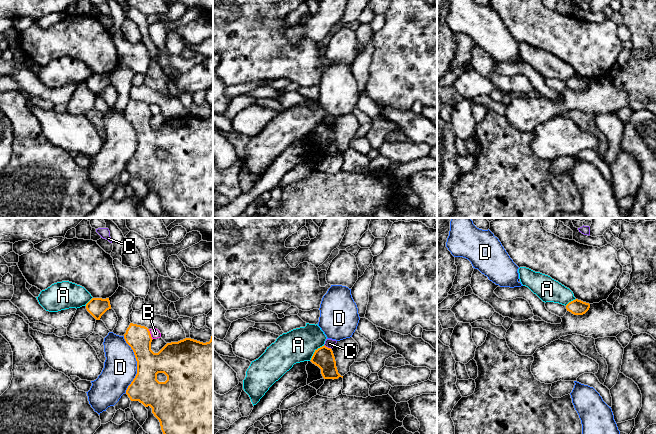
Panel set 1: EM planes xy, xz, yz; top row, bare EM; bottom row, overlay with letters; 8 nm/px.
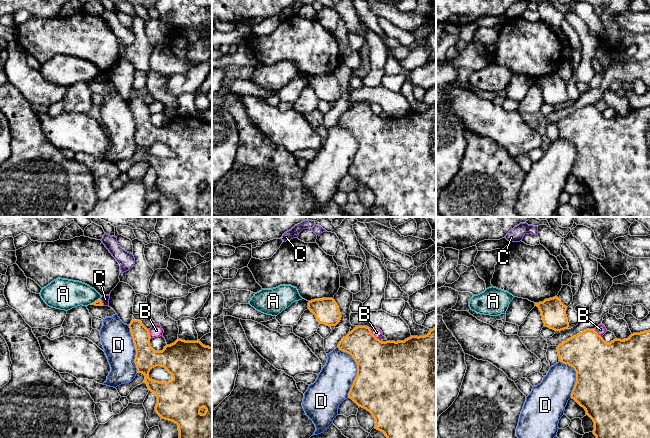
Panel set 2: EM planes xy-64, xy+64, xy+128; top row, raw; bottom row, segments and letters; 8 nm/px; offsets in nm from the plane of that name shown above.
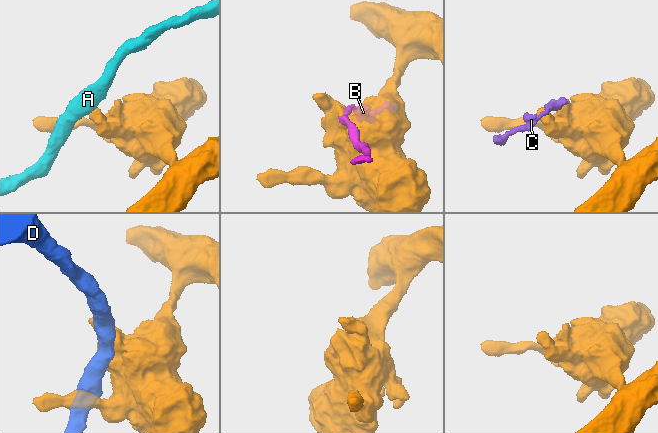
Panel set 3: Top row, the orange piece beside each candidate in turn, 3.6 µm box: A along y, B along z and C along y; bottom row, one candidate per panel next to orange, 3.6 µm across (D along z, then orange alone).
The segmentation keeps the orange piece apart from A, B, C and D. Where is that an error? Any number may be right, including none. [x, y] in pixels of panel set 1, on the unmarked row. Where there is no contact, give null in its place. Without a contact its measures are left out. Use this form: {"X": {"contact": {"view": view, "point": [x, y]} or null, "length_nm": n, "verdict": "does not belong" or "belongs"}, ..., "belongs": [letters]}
{"A": {"contact": {"view": "xz", "point": [315, 127]}, "length_nm": 180, "verdict": "does not belong"}, "B": {"contact": {"view": "xy", "point": [150, 110]}, "length_nm": 90, "verdict": "does not belong"}, "C": {"contact": {"view": "xz", "point": [327, 123]}, "length_nm": 80, "verdict": "does not belong"}, "D": {"contact": {"view": "xy", "point": [137, 140]}, "length_nm": 460, "verdict": "does not belong"}, "belongs": []}

